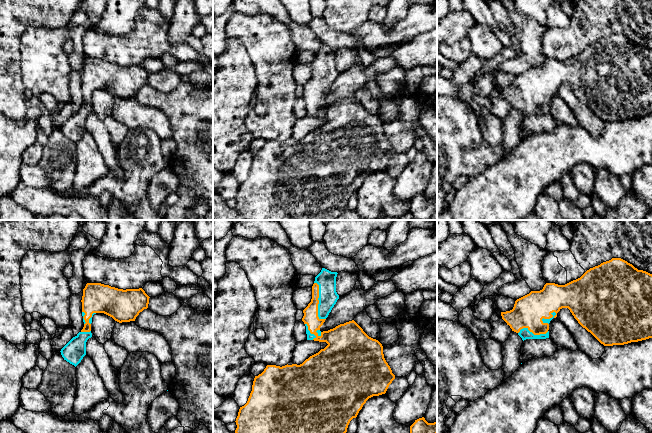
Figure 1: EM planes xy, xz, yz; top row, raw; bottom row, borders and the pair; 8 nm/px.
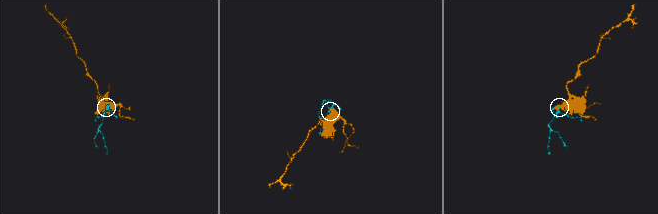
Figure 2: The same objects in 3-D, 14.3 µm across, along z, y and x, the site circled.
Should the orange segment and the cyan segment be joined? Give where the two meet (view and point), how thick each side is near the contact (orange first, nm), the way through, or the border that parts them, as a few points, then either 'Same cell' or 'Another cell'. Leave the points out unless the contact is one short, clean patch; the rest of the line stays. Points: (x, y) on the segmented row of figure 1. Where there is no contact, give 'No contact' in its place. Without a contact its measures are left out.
Touches orange at xz (318, 302). Thickness 120 nm (orange) against 150 nm. Same cell

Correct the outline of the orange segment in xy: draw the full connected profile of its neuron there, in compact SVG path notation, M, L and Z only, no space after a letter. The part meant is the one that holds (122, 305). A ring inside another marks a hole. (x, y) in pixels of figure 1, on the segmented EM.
M87 283L81 300L84 327L61 349L64 360L76 367L86 355L94 314L104 313L119 323L135 321L139 313L148 308L149 298L142 288L123 290L101 283Z

